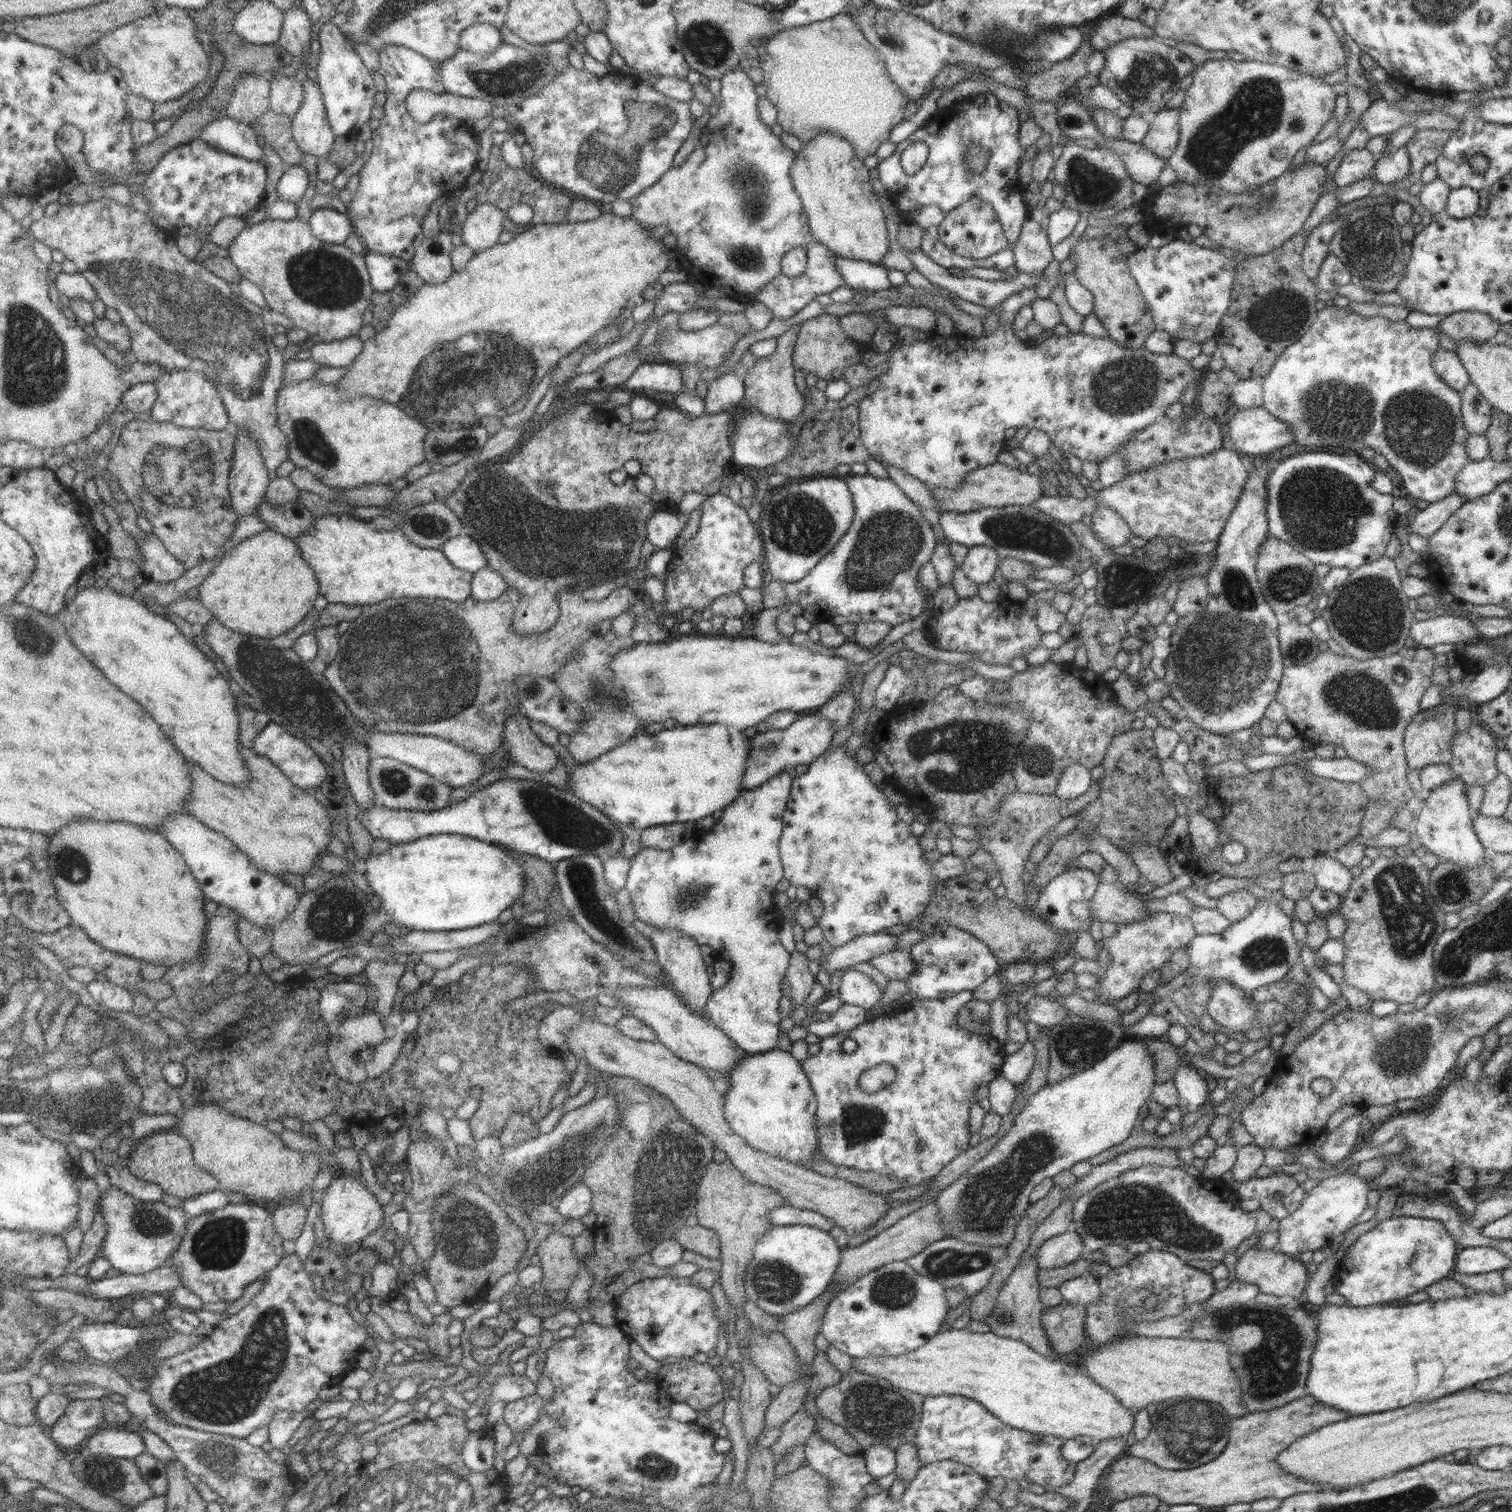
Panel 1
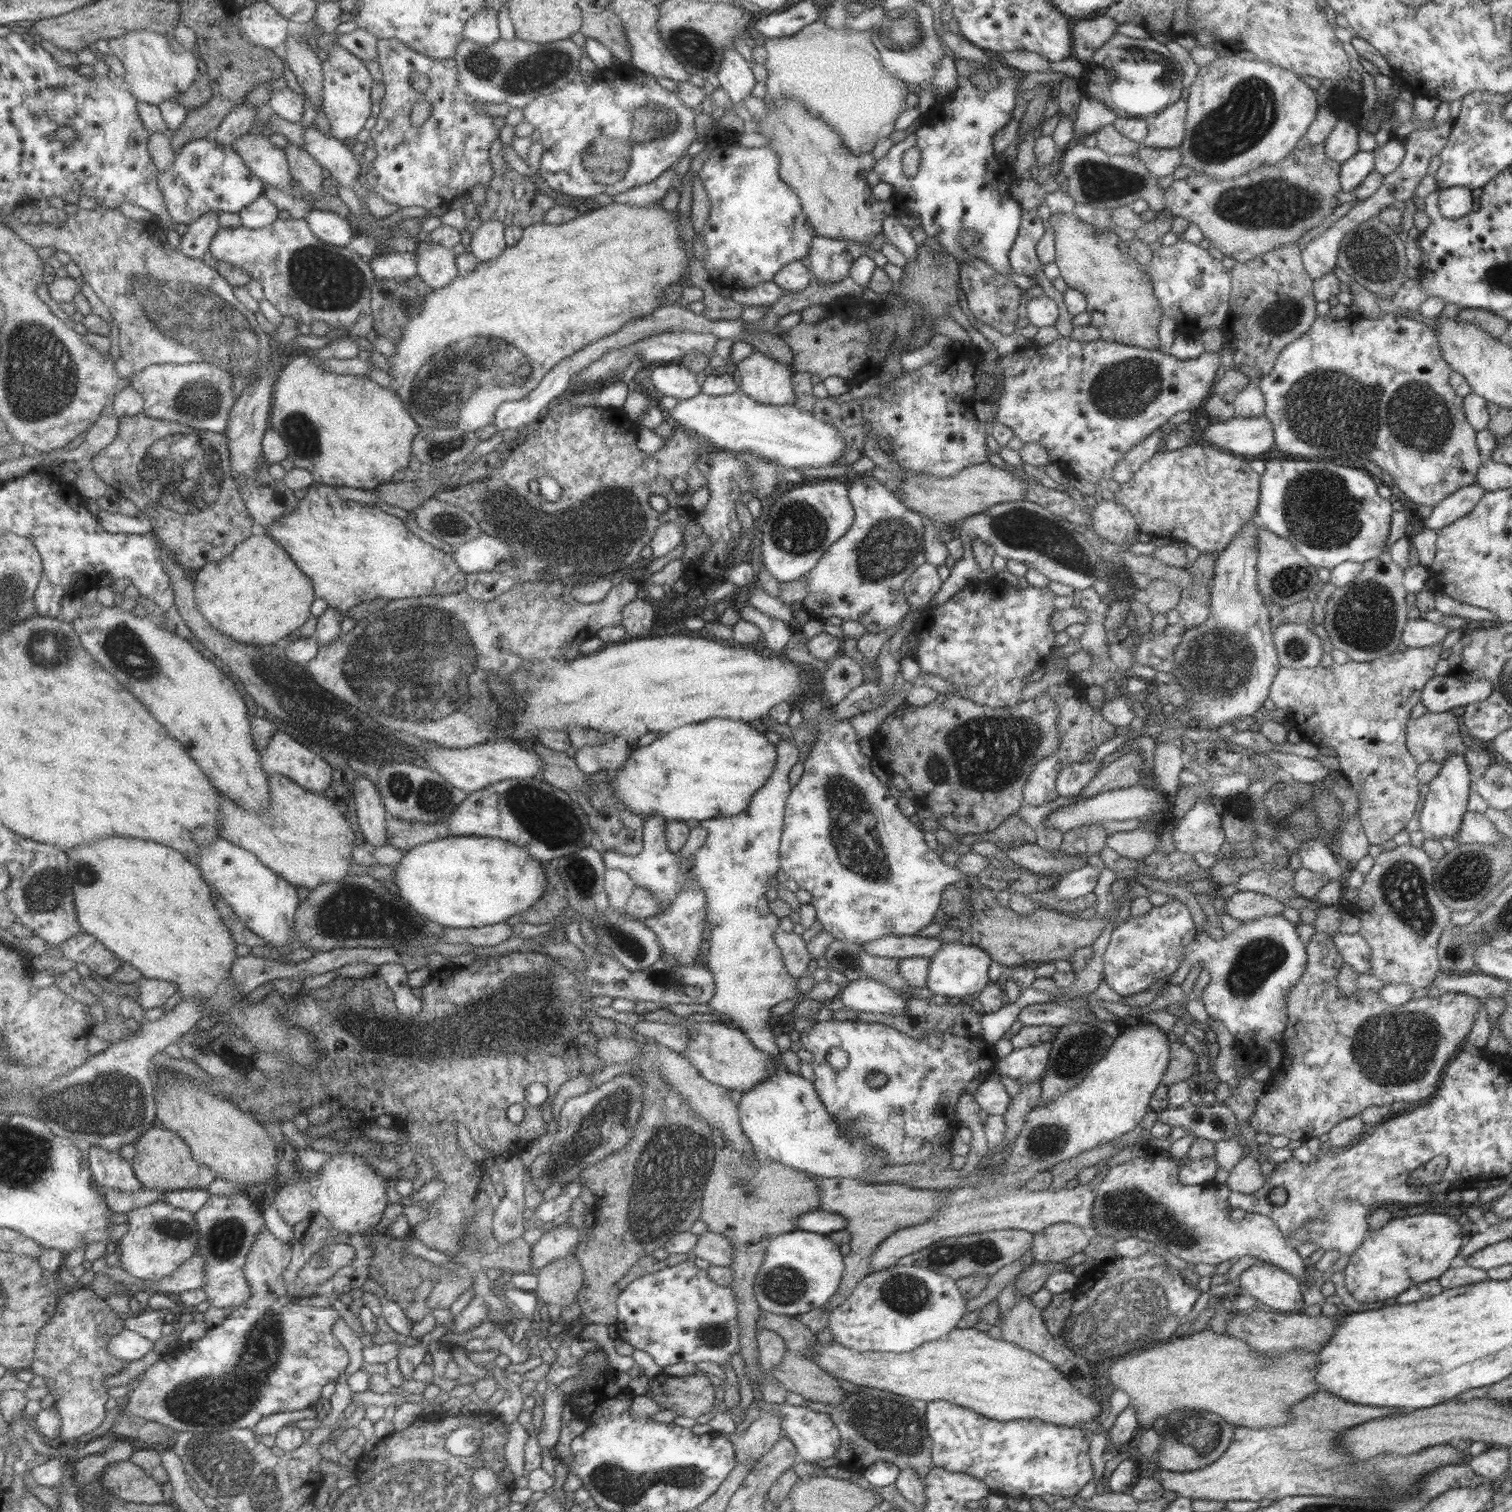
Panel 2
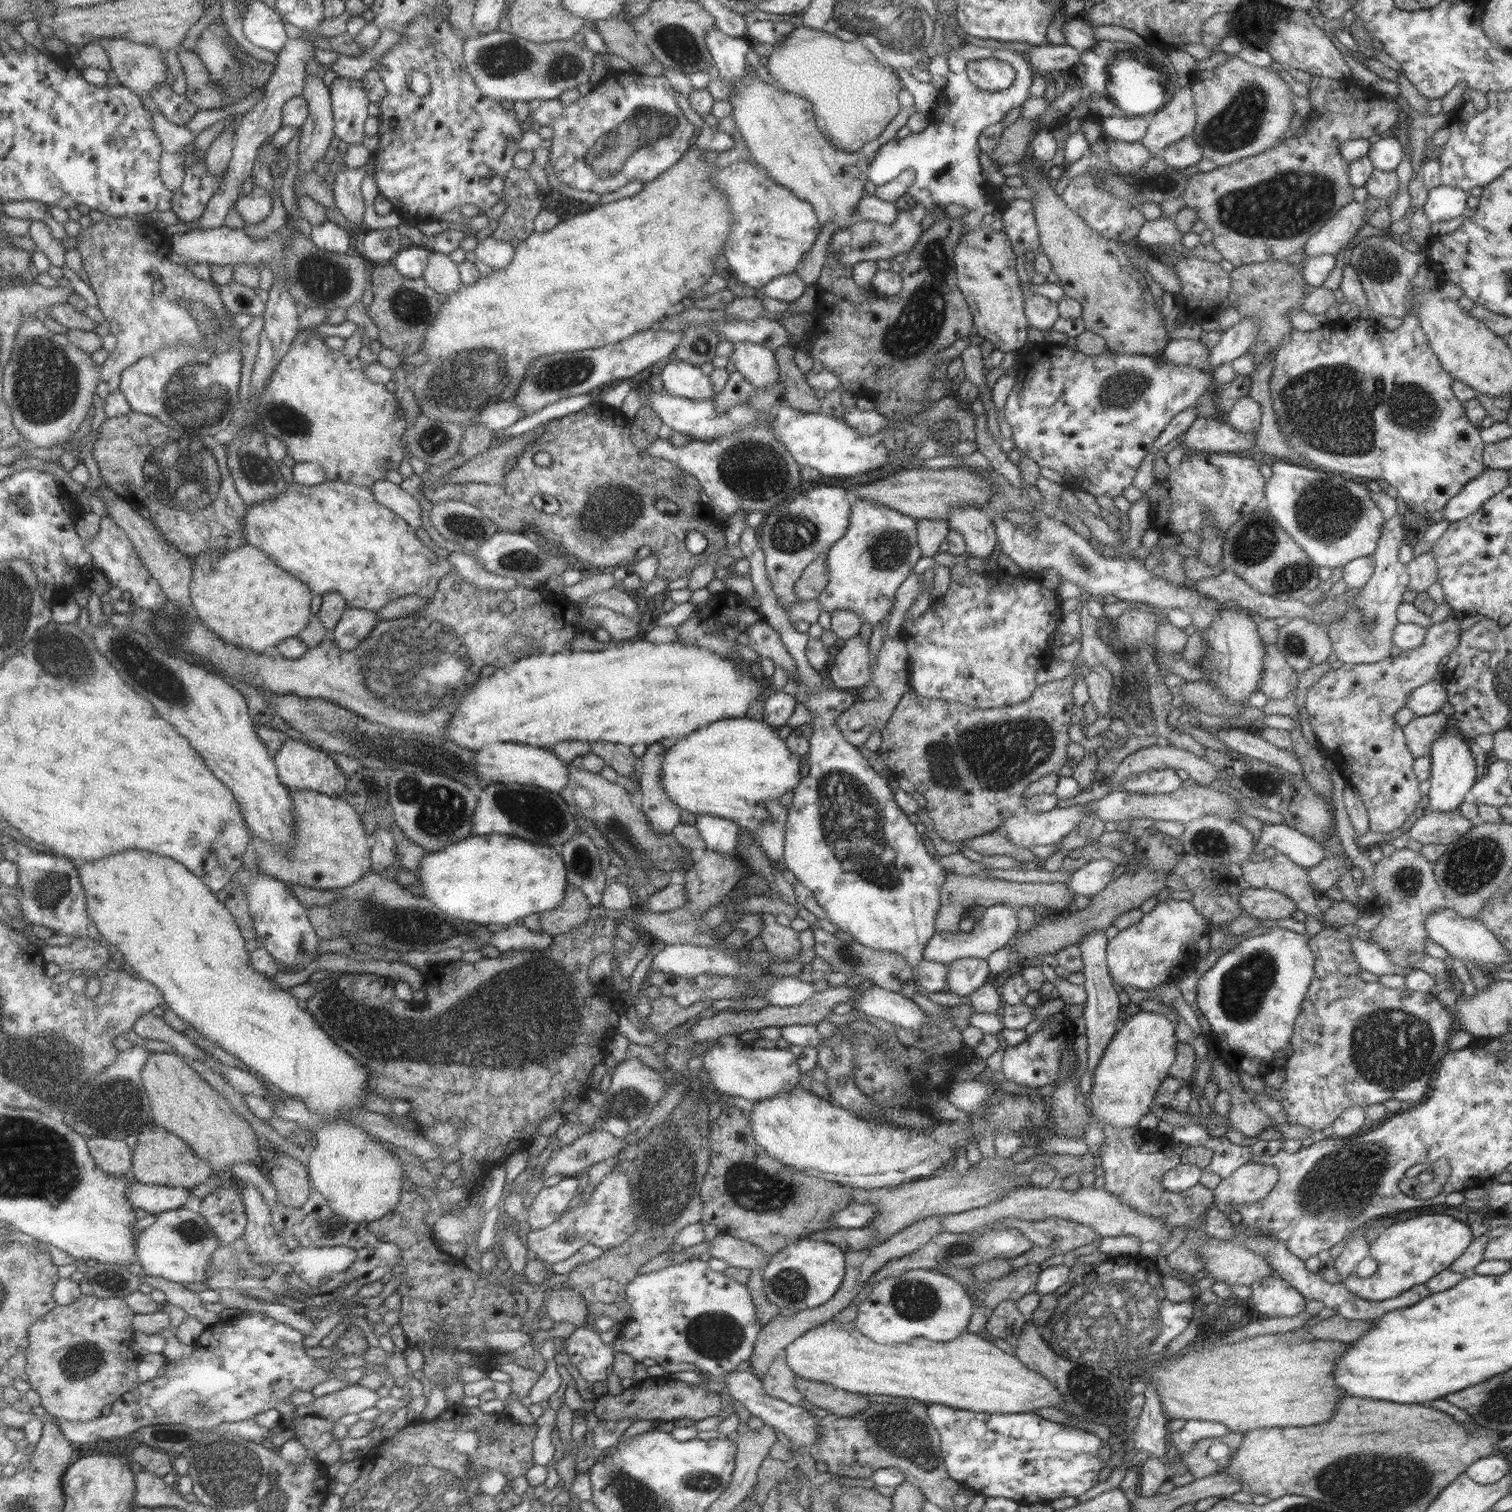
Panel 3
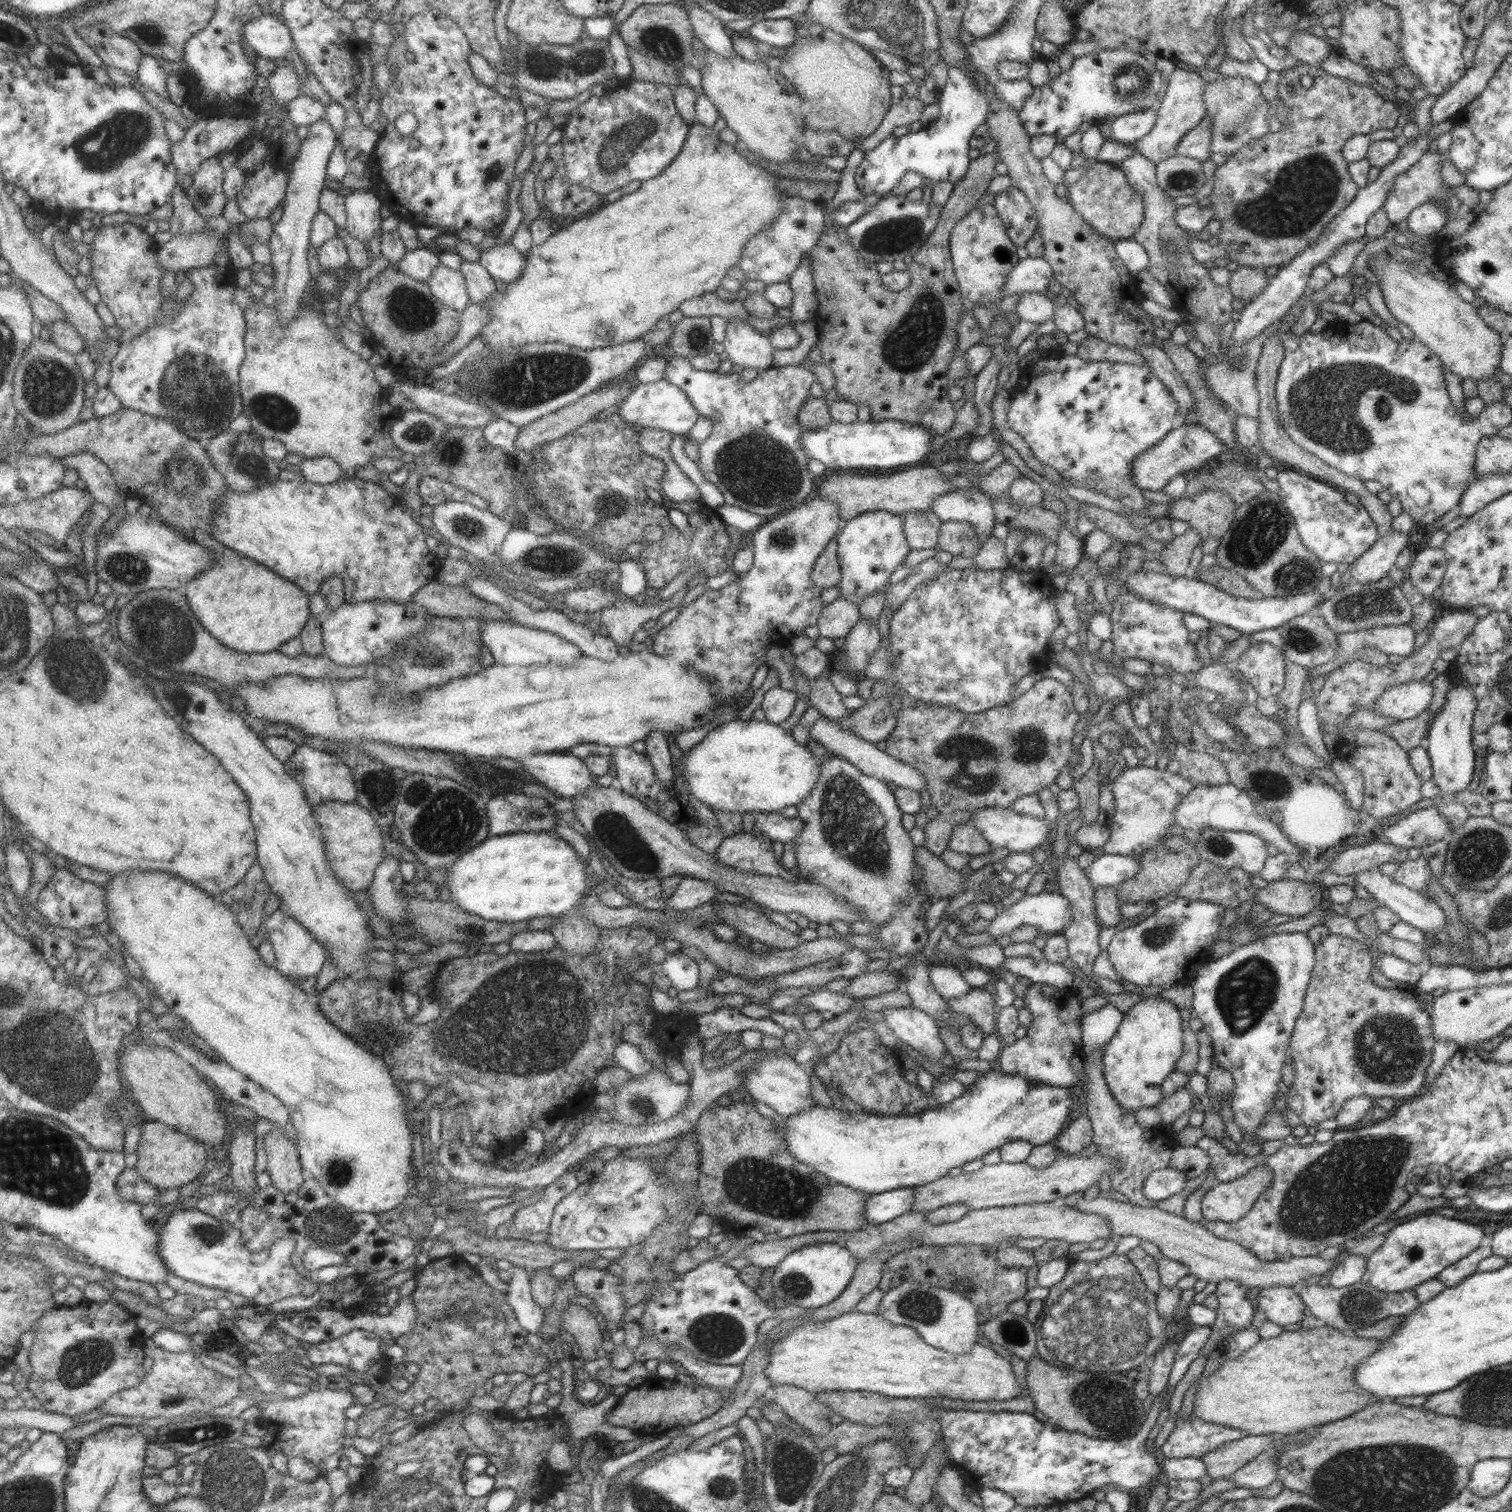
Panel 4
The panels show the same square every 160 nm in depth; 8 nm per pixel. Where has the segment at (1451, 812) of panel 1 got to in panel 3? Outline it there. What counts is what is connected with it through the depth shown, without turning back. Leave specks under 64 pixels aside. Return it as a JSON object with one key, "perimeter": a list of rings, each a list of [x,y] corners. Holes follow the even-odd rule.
{"perimeter":[[[1454,726],[1443,731],[1429,749],[1430,757],[1430,789],[1428,791],[1428,808],[1431,811],[1455,810],[1463,802],[1465,792],[1475,784],[1476,764],[1470,746],[1463,739],[1464,734]]]}

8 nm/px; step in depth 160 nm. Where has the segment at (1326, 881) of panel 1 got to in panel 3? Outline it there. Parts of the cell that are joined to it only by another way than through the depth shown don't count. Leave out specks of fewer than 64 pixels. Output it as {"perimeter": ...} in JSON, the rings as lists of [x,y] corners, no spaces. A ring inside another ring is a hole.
{"perimeter":[[[1263,823],[1256,844],[1259,853],[1267,846],[1275,848],[1294,864],[1305,869],[1316,866],[1328,855],[1320,844],[1284,823]]]}

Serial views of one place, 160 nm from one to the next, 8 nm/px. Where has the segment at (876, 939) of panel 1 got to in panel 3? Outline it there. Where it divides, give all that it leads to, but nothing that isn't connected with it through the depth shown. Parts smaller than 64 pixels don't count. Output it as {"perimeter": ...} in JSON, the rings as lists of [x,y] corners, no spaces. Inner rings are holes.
{"perimeter":[[[1003,904],[985,907],[983,914],[975,921],[970,932],[934,932],[925,945],[923,959],[940,962],[944,965],[960,958],[986,959],[991,952],[1009,944],[1009,940],[1017,928],[1017,907],[1004,906]]]}

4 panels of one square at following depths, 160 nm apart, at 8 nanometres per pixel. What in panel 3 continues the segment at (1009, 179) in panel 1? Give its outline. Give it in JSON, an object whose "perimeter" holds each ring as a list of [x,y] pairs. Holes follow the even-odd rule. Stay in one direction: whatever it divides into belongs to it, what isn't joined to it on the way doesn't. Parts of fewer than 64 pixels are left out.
{"perimeter":[[[969,43],[950,49],[946,54],[946,61],[946,85],[937,98],[937,108],[931,112],[927,126],[921,132],[910,133],[904,138],[895,136],[884,142],[869,163],[867,181],[877,187],[896,178],[905,168],[912,168],[914,182],[906,192],[913,197],[916,204],[922,204],[926,212],[933,214],[934,221],[944,215],[943,209],[947,204],[959,204],[968,210],[960,218],[962,234],[977,227],[991,227],[1002,232],[1004,228],[1001,211],[1004,203],[993,201],[993,196],[989,196],[989,186],[979,186],[983,184],[984,179],[977,161],[980,152],[977,139],[986,126],[1002,121],[1009,110],[1019,108],[1025,102],[1030,96],[1032,73],[1035,70],[1029,64],[1025,53],[1004,51],[1003,48],[985,48]],[[986,58],[1002,60],[1013,67],[1014,79],[1006,89],[983,90],[969,80],[966,73],[967,63]]]}

